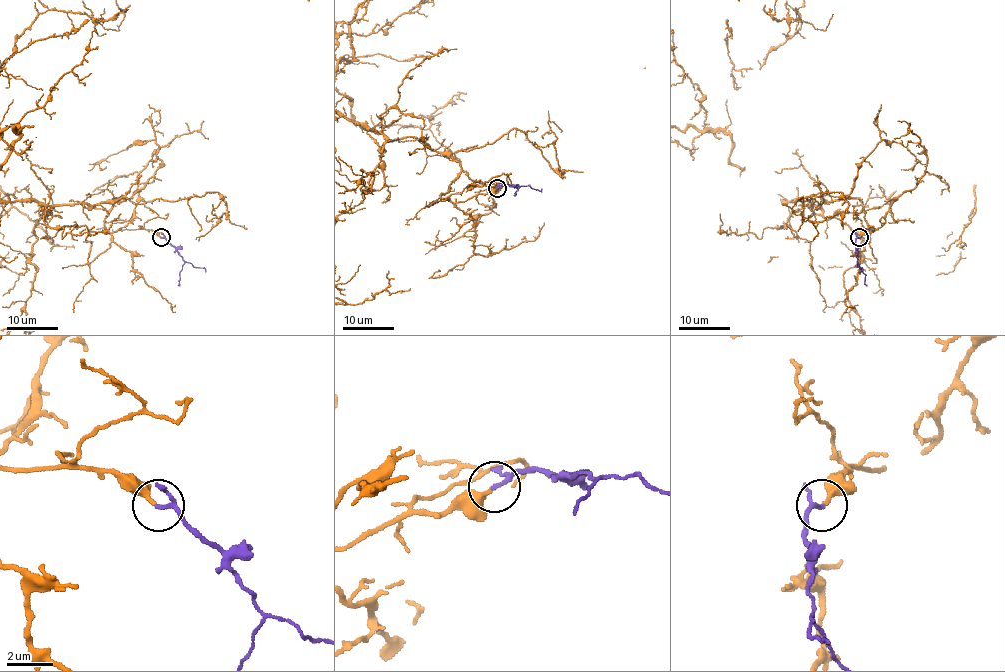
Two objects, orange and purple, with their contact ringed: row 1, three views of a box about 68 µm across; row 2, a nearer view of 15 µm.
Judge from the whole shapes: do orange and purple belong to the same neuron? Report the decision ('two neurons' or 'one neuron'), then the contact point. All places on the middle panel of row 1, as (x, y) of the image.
one neuron | (497, 188)

